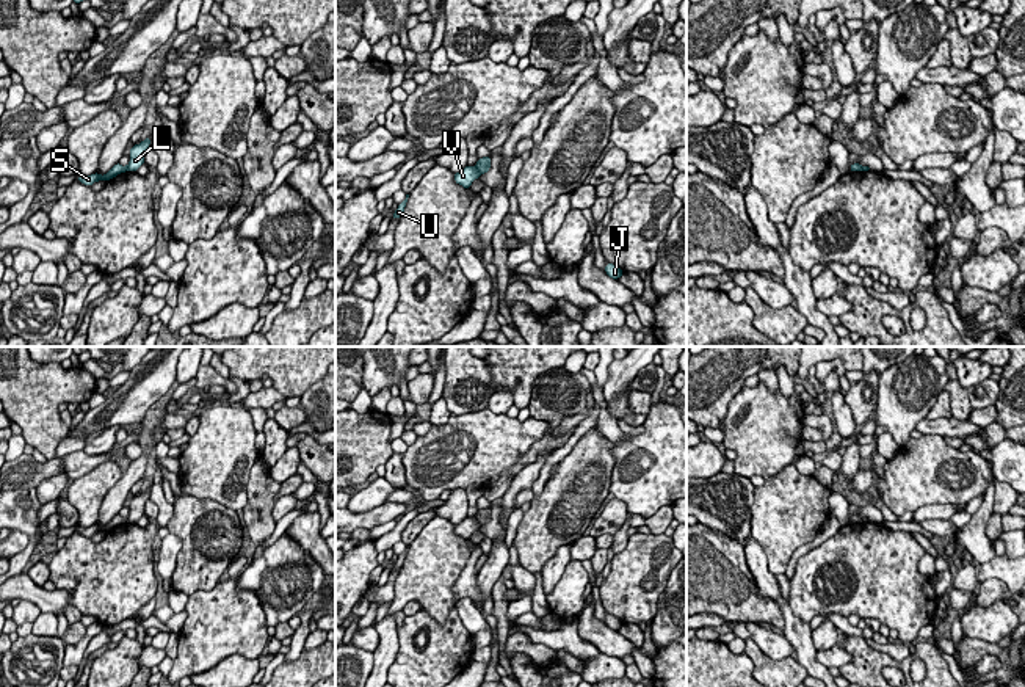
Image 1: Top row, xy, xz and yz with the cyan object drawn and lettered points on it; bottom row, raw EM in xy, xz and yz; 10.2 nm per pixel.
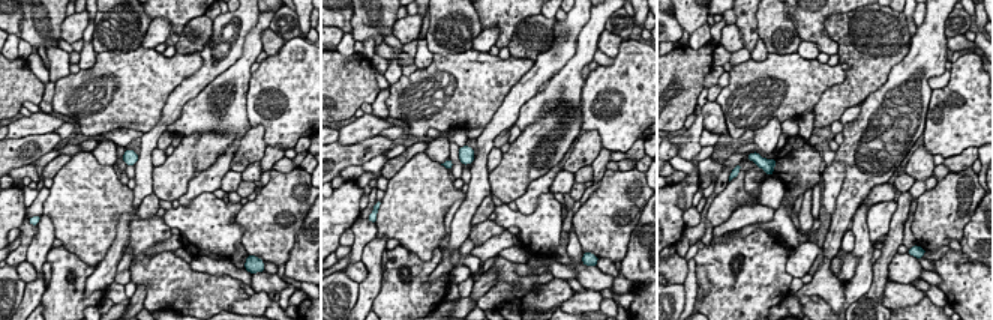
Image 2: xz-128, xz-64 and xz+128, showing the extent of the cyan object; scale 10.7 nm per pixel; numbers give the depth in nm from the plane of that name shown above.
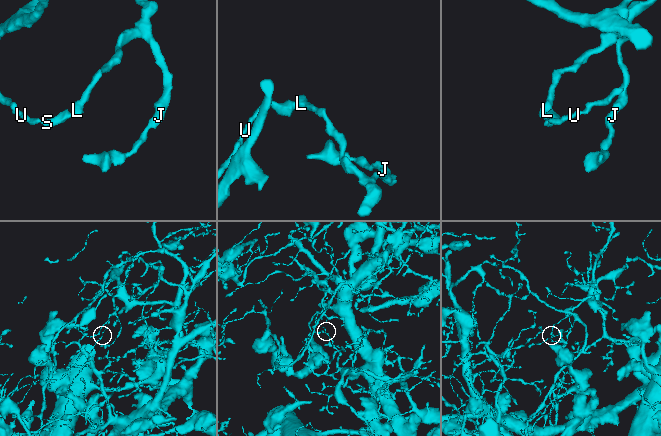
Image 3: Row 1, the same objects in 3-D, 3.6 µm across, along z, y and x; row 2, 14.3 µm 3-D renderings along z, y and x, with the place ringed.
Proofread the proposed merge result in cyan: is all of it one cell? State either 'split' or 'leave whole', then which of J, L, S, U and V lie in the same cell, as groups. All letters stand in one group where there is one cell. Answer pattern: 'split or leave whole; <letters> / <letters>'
split; J L / S U V

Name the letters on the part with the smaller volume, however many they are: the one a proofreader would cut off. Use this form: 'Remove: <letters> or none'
Remove: S, U, V

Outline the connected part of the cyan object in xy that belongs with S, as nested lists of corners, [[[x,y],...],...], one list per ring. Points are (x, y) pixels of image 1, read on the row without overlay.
[[[116,514],[107,525],[100,527],[99,524],[94,524],[91,527],[78,527],[78,533],[91,538],[94,533],[99,533],[99,532],[110,532],[113,529],[116,529],[118,525],[121,524],[125,524],[127,522],[127,518],[122,518],[121,514]]]

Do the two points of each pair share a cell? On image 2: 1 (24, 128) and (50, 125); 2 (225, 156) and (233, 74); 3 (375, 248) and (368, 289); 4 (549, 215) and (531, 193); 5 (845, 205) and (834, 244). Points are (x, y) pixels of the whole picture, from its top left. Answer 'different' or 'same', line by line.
1: same
2: same
3: same
4: different
5: same

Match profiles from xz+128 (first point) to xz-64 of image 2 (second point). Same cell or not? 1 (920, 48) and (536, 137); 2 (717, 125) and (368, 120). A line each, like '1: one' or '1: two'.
1: one
2: two

